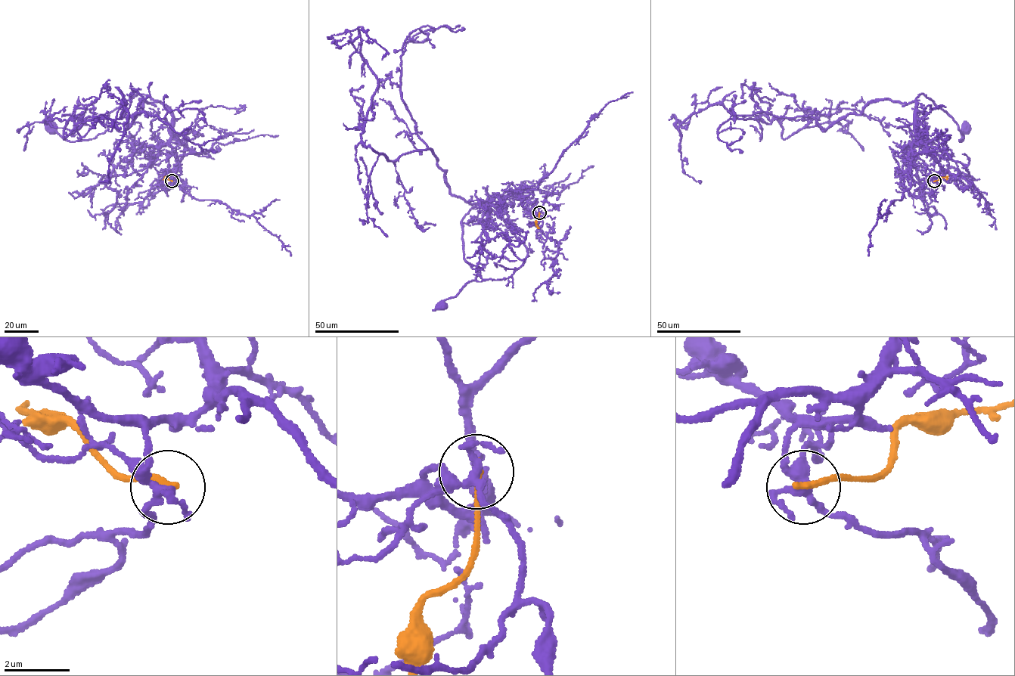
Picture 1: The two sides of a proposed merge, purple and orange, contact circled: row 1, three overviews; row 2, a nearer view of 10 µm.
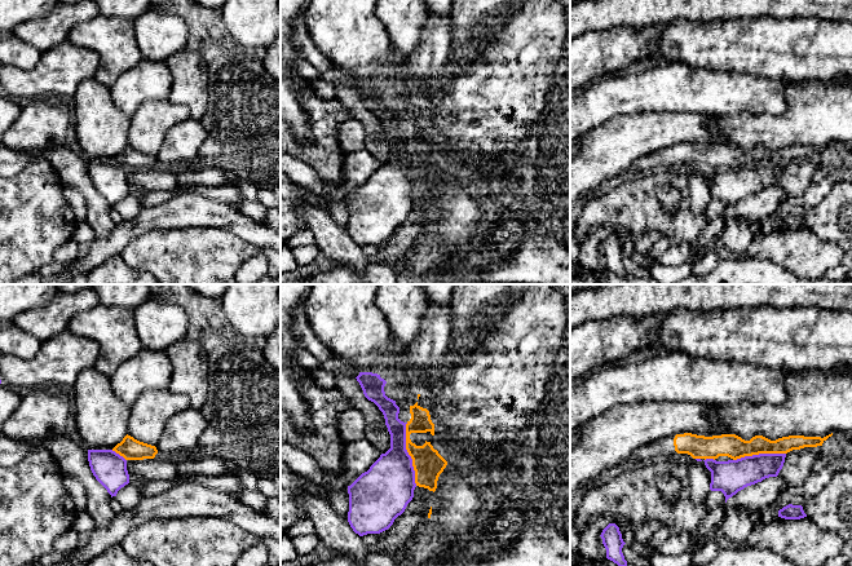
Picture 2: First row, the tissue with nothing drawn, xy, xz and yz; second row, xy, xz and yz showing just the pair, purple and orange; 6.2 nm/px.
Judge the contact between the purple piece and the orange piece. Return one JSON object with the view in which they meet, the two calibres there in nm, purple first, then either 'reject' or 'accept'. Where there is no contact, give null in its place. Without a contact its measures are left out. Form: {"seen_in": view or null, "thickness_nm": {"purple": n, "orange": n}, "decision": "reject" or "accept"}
{"seen_in": "xz", "thickness_nm": {"purple": 320, "orange": 190}, "decision": "reject"}

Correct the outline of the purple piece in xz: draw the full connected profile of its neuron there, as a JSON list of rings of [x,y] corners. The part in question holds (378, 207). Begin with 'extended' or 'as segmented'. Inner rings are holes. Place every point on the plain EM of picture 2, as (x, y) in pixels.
as segmented; [[[359,83],[356,89],[361,96],[365,107],[374,112],[383,123],[385,136],[390,145],[390,159],[385,164],[381,164],[367,182],[362,183],[350,196],[348,196],[348,233],[356,244],[363,247],[367,244],[380,244],[388,240],[412,211],[416,194],[412,169],[406,160],[407,133],[398,129],[399,118],[396,115],[396,111],[385,106],[384,97],[387,92],[381,89],[380,85],[372,83]]]

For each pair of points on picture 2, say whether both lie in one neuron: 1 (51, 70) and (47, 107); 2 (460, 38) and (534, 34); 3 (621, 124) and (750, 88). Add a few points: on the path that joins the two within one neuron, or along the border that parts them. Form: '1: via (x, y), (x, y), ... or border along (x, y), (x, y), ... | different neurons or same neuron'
1: border along (30, 100), (58, 96), (67, 101) | different neurons
2: border along (499, 13), (488, 23), (475, 52), (464, 62) | different neurons
3: border along (639, 111), (696, 111), (698, 114) | different neurons

